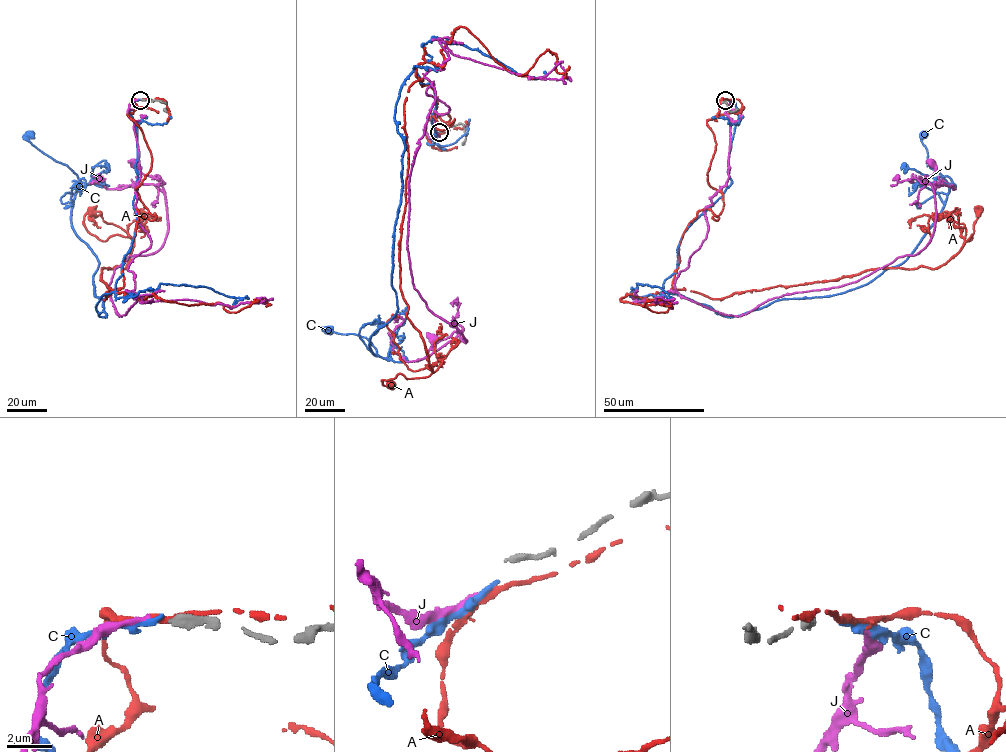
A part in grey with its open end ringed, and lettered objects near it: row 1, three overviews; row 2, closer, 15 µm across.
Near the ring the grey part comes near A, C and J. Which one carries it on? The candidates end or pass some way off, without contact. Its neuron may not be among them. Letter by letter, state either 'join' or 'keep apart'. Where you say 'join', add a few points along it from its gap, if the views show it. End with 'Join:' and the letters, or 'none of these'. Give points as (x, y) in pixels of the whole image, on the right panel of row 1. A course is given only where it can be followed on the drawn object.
A: keep apart
C: keep apart
J: keep apart
Join: none of these

